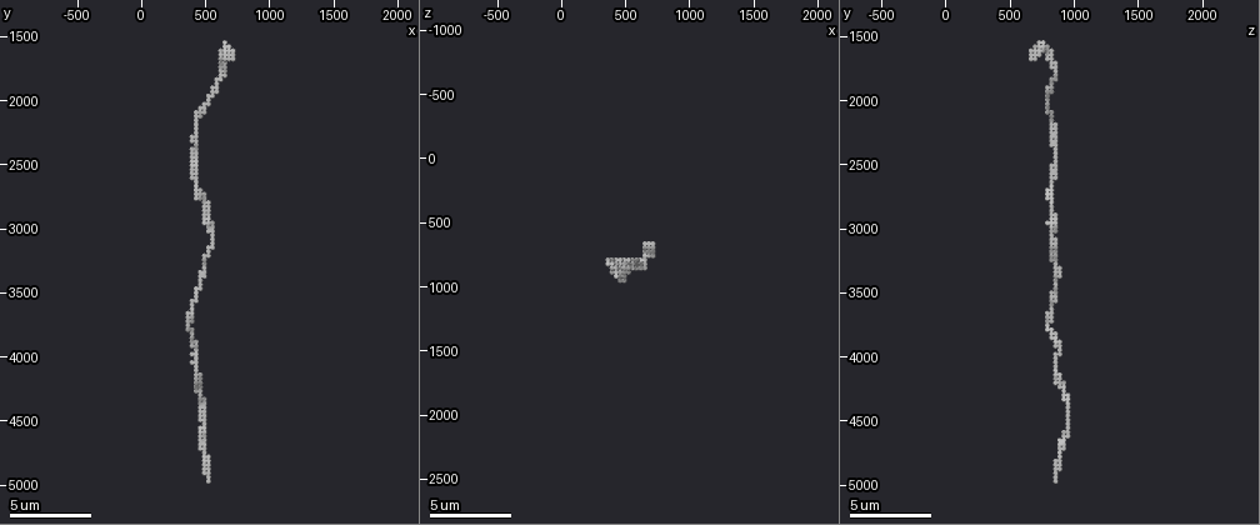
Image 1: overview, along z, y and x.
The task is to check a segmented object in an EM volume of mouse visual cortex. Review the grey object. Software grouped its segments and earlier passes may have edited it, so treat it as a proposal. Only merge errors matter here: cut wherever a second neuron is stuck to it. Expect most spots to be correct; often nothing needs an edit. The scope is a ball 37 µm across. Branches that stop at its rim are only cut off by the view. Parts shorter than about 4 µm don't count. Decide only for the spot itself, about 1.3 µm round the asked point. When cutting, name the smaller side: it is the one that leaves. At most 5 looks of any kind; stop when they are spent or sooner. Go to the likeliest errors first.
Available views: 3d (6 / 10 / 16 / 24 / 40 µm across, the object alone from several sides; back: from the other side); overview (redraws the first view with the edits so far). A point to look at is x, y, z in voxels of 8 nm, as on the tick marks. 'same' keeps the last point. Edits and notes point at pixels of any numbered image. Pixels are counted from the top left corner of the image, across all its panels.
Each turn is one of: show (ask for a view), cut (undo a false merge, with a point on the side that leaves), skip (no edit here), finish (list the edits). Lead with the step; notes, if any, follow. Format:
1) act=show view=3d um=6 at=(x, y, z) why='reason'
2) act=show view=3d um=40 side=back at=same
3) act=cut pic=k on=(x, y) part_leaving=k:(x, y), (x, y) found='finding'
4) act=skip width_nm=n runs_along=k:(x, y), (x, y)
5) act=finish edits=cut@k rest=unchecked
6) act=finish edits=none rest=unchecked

act=show view=3d um=10 at=(480, 2820, 820) why='calibre changes'

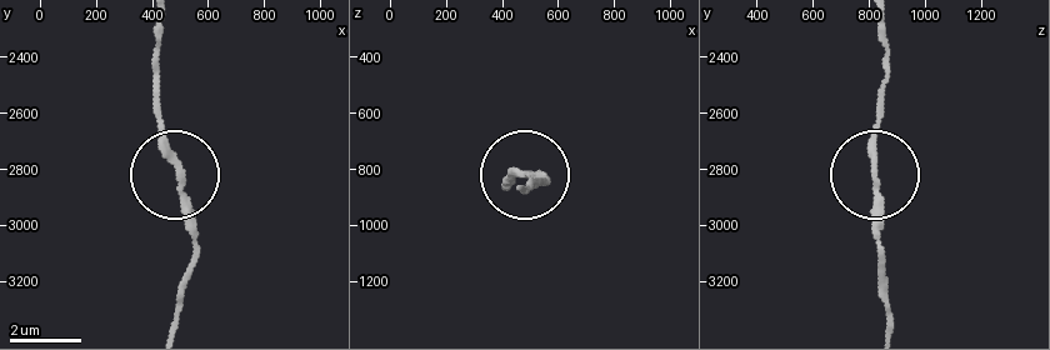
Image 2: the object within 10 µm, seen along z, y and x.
act=show view=3d um=10 side=back at=(500, 2800, 820) why='other side'

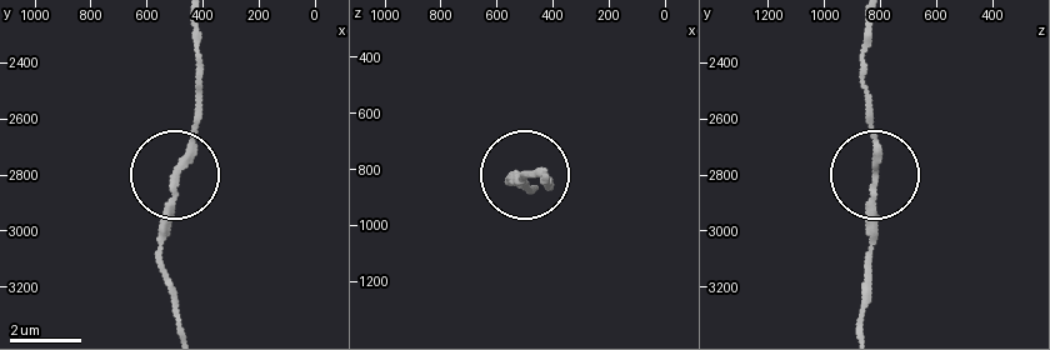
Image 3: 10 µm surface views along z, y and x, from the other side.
act=skip width_nm=170 runs_along=3:(173, 288), (159, 228), (200, 96) found='continuous, no second neuron'

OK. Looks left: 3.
act=show view=3d um=16 at=(460, 3440, 880) why='narrows sharply'

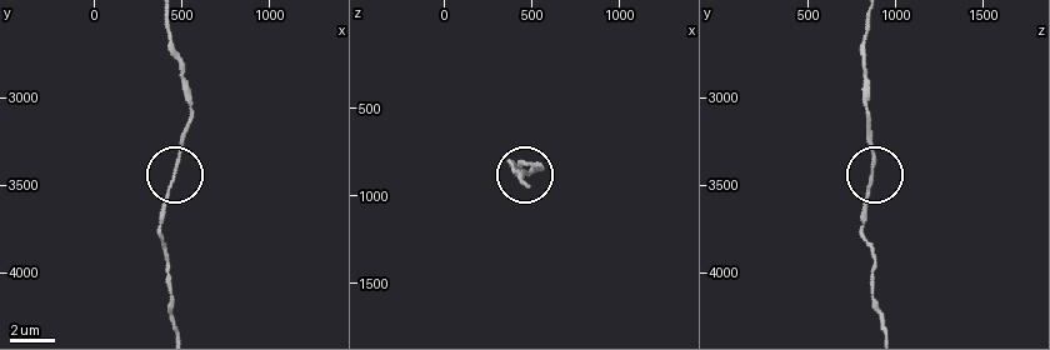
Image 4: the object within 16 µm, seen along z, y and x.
act=skip runs_along=4:(870, 136), (865, 223) found='one neuron here'

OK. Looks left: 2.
act=show view=3d um=10 at=(440, 4040, 860) why='thick turns thin'

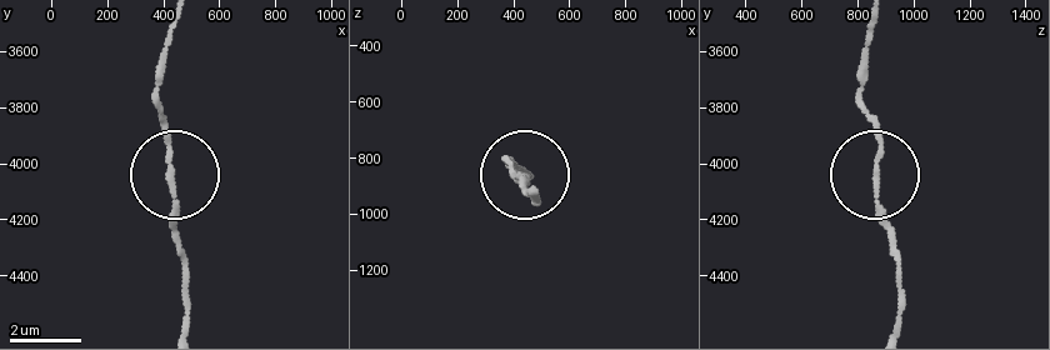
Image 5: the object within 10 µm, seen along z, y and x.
act=skip runs_along=5:(175, 24), (156, 105), (171, 159), (180, 290) found='one neuron here'

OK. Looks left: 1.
act=finish edits=none rest=unchecked

